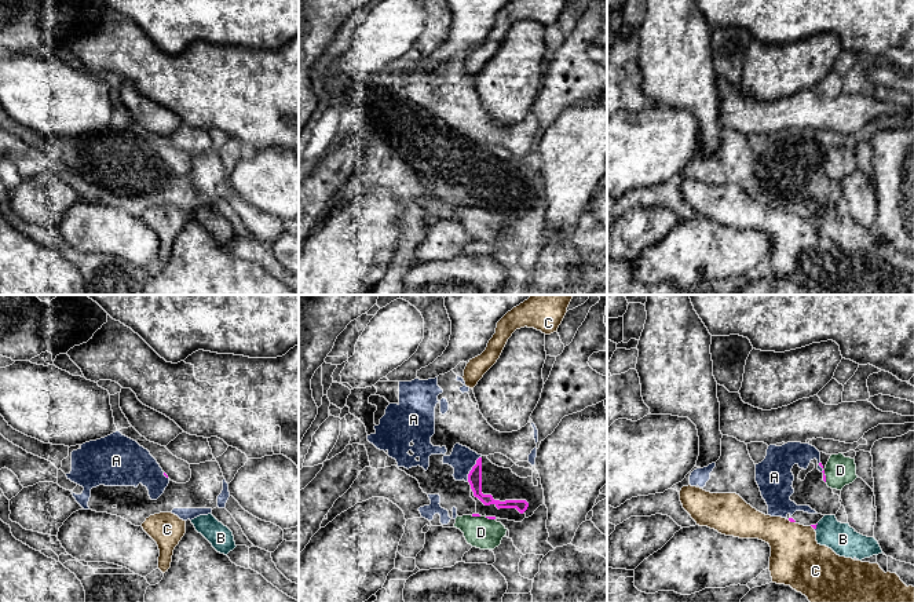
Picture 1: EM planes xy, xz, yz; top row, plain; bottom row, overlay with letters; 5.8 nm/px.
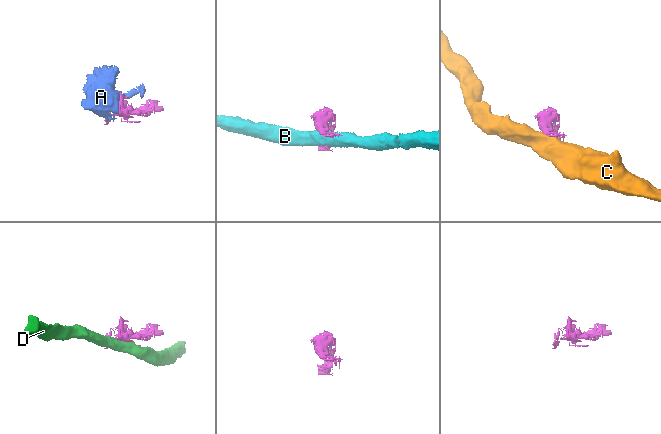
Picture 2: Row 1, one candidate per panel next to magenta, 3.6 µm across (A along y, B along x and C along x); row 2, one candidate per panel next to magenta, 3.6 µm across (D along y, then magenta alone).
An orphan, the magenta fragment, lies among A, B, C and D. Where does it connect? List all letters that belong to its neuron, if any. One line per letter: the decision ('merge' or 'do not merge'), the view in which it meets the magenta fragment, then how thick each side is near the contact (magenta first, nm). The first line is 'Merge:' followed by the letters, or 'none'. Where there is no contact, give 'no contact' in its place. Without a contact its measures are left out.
Merge: A
A: merge; meets magenta in xz; 80 nm thick on the magenta side, 150 nm on the other
B: do not merge; meets magenta in yz; 20 nm thick on the magenta side, 170 nm on the other
C: do not merge; meets magenta in yz; 20 nm thick on the magenta side, 300 nm on the other
D: do not merge; meets magenta in yz; 20 nm thick on the magenta side, 170 nm on the other

